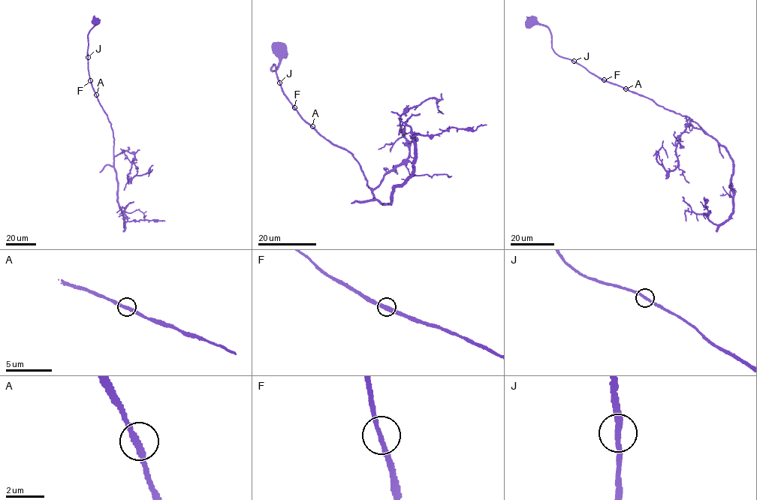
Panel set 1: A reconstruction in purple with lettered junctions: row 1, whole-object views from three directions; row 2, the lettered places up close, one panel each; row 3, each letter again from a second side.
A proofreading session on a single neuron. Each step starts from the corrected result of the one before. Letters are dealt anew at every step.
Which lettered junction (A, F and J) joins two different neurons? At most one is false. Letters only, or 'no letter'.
no letter

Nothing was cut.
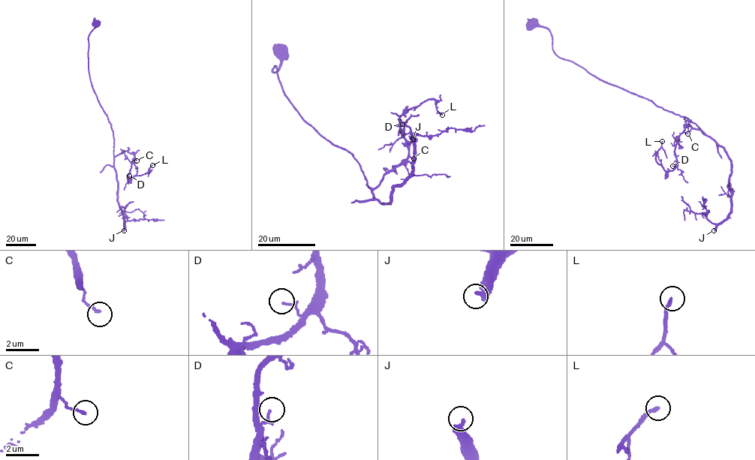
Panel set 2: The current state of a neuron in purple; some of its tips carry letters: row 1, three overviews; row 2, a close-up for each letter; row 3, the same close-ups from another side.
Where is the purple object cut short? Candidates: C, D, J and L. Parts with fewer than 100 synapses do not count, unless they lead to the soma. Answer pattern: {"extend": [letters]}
{"extend": ["J"]}

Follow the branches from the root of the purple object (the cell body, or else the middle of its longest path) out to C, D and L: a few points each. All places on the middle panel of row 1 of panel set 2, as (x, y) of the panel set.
C: (282, 50), (280, 70), (272, 71), (275, 65), (284, 95), (320, 136), (352, 154), (368, 187), (413, 158)
D: (282, 50), (272, 71), (284, 95), (352, 154), (368, 187), (407, 157), (402, 124)
L: (282, 50), (272, 71), (284, 95), (352, 154), (368, 187), (407, 157), (401, 115), (432, 99), (442, 115)

